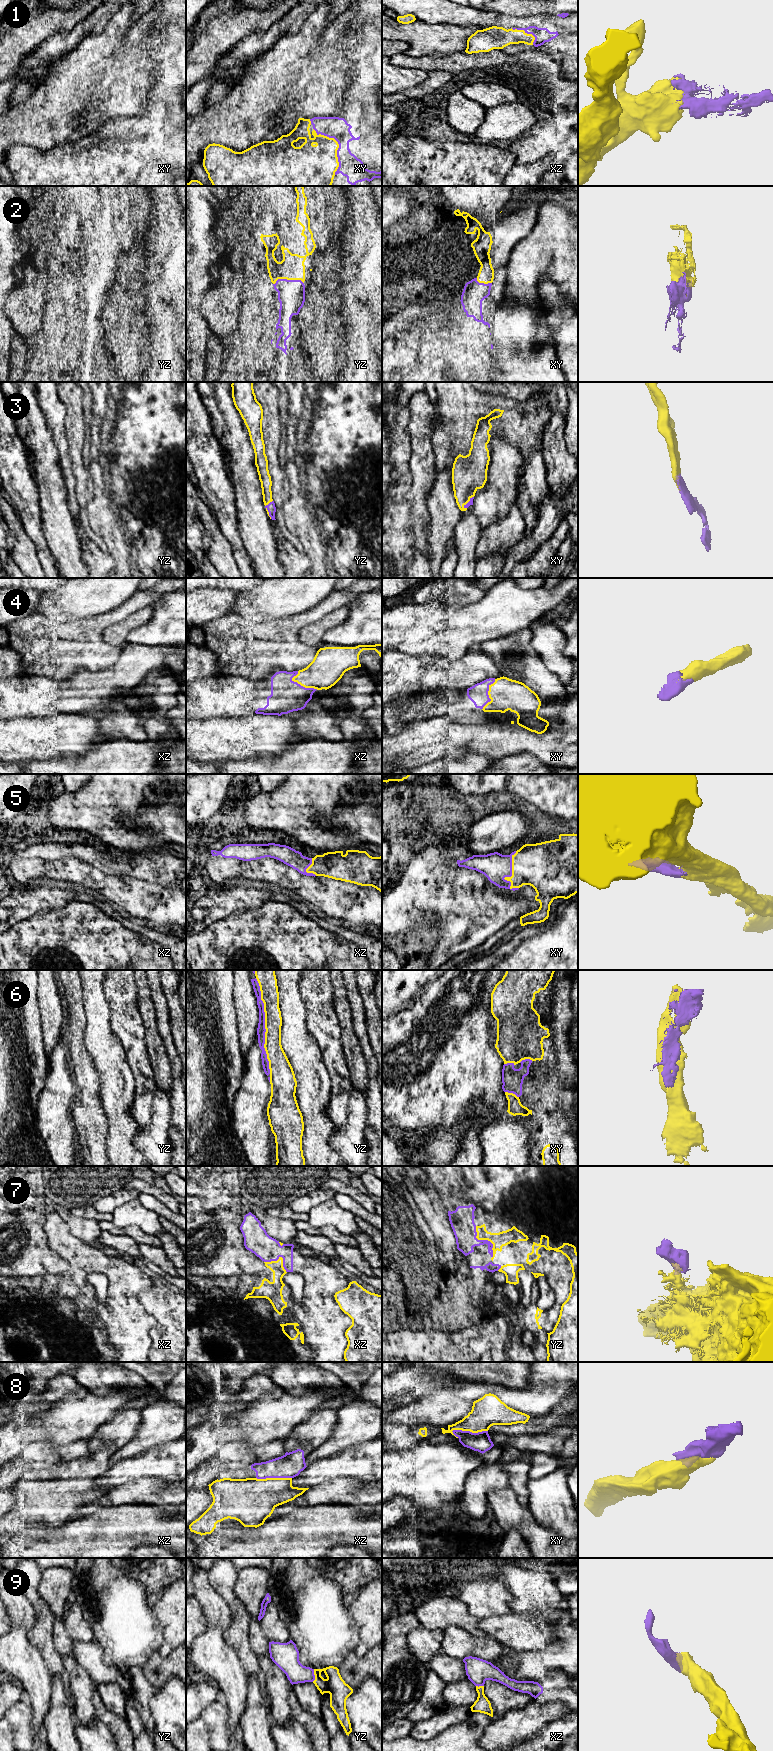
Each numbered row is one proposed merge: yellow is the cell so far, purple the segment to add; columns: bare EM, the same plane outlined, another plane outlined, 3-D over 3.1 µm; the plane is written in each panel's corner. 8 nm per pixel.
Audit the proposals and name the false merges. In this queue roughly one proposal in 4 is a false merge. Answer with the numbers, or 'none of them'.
1, 7

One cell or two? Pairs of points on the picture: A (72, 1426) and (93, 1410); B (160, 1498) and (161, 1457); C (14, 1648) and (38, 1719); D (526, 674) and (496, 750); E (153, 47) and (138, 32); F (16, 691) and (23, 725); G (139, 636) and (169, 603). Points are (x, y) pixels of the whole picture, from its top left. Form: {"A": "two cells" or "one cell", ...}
{"A": "one cell", "B": "two cells", "C": "one cell", "D": "two cells", "E": "two cells", "F": "two cells", "G": "one cell"}

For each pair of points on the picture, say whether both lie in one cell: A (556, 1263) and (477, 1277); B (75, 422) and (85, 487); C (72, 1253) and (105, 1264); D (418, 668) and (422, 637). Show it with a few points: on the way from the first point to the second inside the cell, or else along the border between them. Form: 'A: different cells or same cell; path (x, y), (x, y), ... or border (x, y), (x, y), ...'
A: same cell; path (536, 1266), (519, 1258), (497, 1262)
B: same cell; path (75, 438), (77, 465), (80, 471)
C: same cell; path (80, 1252), (91, 1252), (97, 1258)
D: different cells; border (397, 649), (409, 654), (444, 655)

